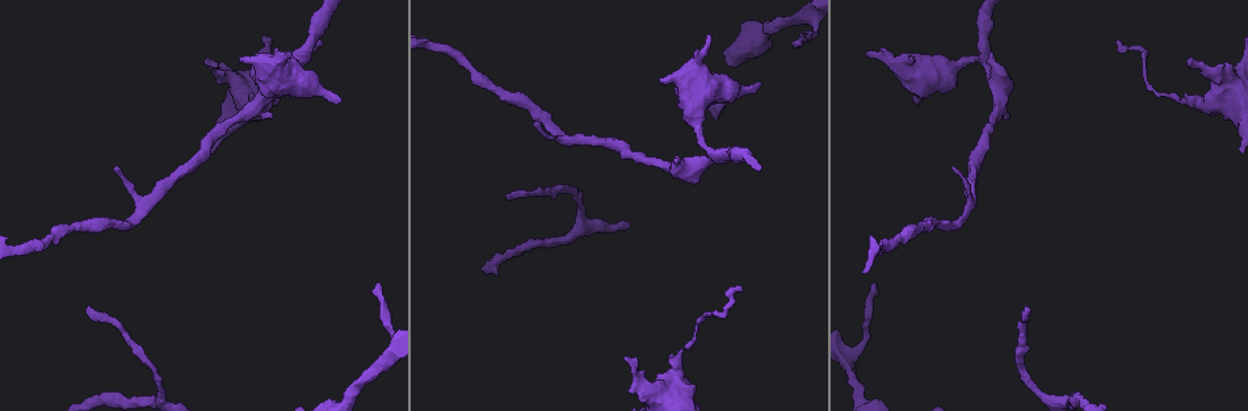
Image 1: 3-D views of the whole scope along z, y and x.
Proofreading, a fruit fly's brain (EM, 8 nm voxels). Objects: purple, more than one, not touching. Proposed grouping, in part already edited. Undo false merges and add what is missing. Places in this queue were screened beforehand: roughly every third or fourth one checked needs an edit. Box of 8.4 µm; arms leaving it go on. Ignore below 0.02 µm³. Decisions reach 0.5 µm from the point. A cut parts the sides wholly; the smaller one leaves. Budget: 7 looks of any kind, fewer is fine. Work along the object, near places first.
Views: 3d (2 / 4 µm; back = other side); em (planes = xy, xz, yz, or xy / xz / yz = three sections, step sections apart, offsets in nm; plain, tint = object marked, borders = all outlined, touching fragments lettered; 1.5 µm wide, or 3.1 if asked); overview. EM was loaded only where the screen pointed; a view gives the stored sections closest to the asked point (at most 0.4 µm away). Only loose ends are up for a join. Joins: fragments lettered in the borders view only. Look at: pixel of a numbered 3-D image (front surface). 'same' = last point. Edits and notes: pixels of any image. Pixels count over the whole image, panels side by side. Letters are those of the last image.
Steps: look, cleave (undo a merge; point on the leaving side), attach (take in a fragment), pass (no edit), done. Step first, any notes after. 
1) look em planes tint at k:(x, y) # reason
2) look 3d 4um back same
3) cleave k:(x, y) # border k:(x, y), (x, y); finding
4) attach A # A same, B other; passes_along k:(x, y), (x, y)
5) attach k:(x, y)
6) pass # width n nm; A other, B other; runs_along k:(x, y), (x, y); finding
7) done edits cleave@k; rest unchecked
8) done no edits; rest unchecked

look 3d 2um back at 1:(742, 289) # end of a long branch

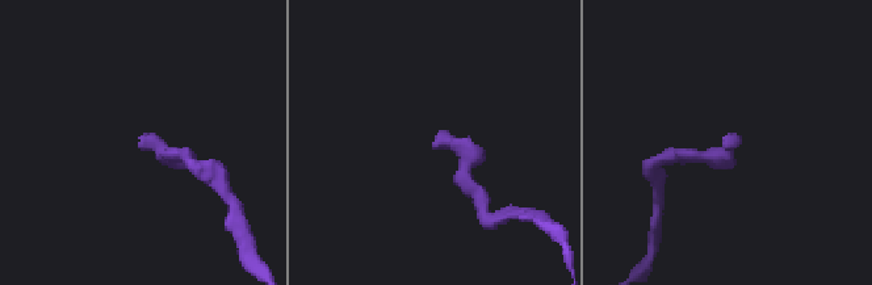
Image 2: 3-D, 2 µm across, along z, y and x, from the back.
look em planes borders at 2:(731, 135)

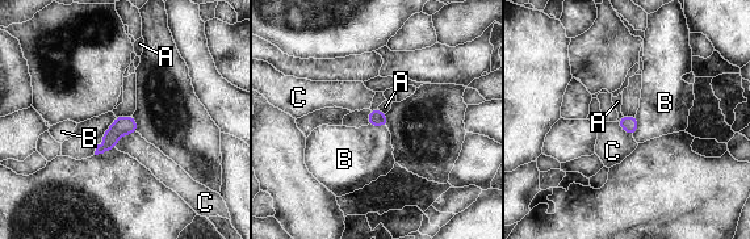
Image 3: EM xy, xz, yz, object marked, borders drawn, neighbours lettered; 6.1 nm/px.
pass # A other, B other, C other; none of them fits

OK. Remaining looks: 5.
look 3d 2um at 1:(985, 63) # two arms in line, one across

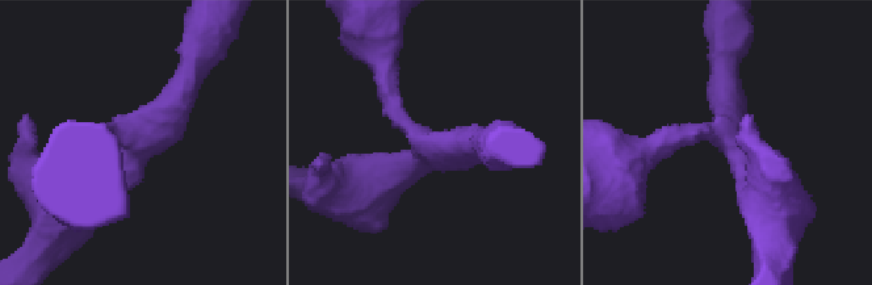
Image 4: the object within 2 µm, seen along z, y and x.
look em planes borders at 4:(726, 142) # arms 3; arm_widths 240, 360, 360 nm

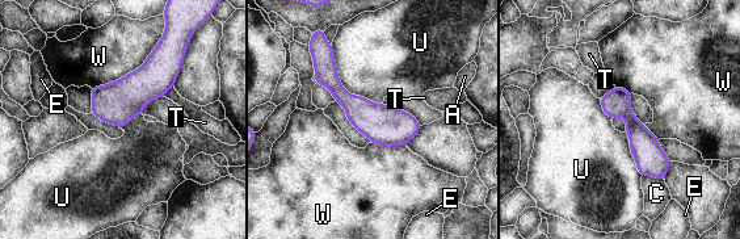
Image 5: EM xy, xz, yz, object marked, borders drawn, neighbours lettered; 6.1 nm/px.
pass # width 130 nm; A other, C other, E other, T other, U other, W other; border 5:(331, 45), (340, 84), (382, 104); all the same neuron

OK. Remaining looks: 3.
look 3d 2um at 1:(797, 43) # thin end

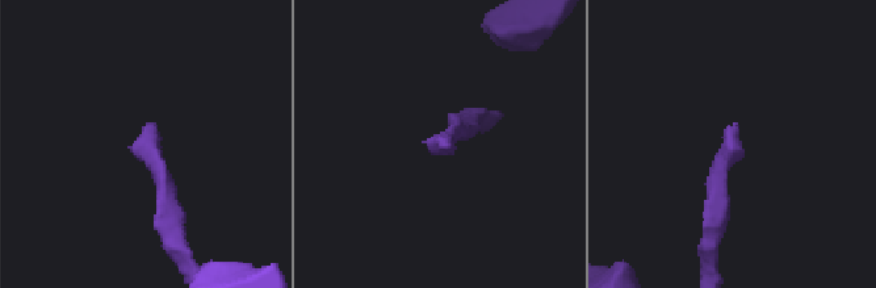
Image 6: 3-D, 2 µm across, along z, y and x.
look em xy step 4 borders at 6:(736, 124) # now the EM

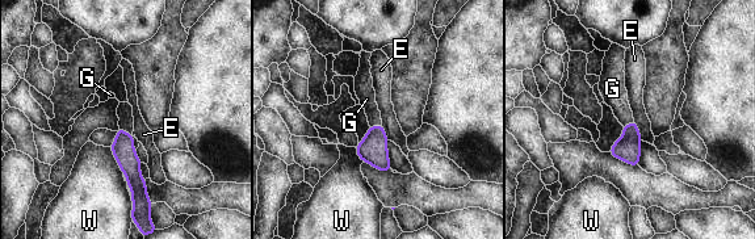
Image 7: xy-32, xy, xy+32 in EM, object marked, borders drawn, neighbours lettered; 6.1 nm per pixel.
attach G # E other, G same, W other; passes_along 7:(628, 149), (628, 122), (612, 86); the neuron continues

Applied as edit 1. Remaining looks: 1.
done edits attach@7; rest unchecked

